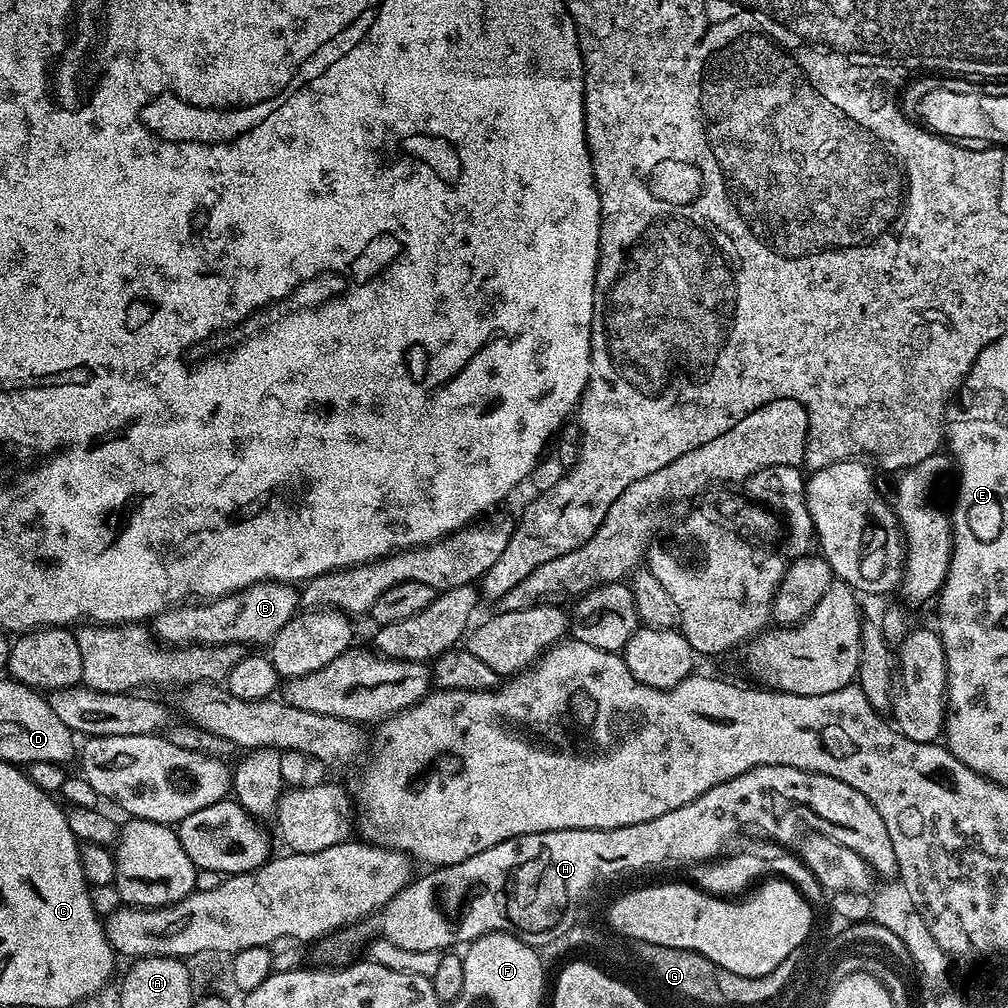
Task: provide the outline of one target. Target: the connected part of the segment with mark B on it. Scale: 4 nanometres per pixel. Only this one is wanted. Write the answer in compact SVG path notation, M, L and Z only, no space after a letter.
M261 580L259 584L252 584L232 592L228 596L220 596L216 600L207 602L184 602L160 613L151 621L150 628L157 641L168 646L215 646L218 644L251 644L271 645L272 640L297 615L300 608L300 593L293 585L280 584L276 580Z

